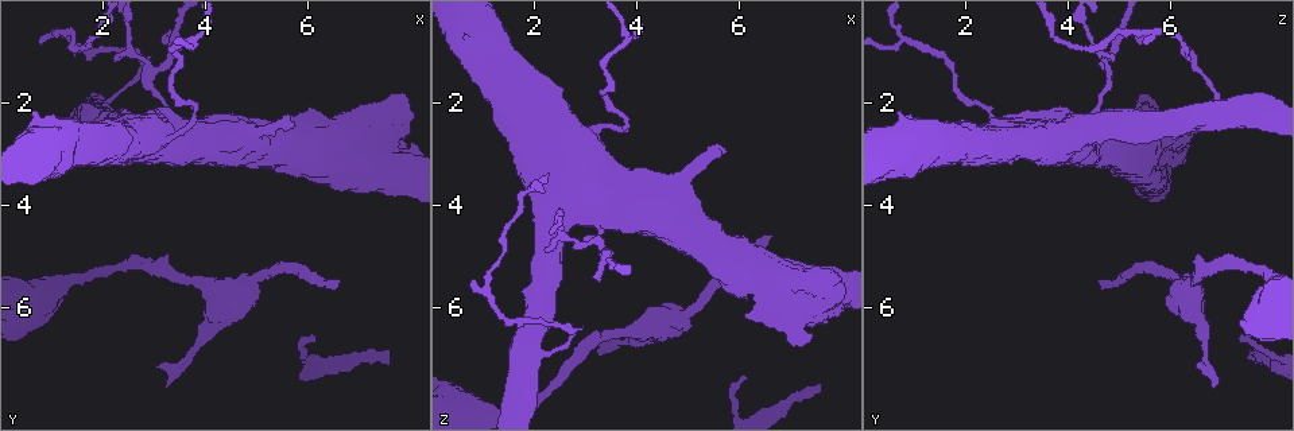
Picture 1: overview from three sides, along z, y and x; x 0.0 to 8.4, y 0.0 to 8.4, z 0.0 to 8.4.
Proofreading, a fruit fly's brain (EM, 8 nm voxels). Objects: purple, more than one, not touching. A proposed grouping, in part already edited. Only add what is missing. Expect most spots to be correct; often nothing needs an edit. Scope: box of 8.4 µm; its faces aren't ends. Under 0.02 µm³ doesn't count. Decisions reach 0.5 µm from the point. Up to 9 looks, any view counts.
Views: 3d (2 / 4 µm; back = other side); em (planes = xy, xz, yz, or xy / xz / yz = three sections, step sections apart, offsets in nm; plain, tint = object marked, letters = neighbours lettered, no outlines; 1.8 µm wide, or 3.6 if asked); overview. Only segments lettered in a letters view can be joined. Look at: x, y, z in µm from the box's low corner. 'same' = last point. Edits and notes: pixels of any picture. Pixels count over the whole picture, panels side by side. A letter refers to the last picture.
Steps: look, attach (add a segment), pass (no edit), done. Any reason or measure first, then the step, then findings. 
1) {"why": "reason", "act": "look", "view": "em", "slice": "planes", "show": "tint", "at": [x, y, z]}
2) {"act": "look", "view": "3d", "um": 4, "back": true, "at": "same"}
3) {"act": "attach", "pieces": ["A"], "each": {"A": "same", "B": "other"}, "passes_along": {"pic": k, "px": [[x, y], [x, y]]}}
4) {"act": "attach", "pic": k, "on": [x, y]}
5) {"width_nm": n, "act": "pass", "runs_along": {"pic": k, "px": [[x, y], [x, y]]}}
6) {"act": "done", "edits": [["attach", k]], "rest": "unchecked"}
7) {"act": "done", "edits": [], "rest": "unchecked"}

{"why": "an open end", "act": "look", "view": "3d", "um": 2, "at": [7.55, 7.10, 7.70]}

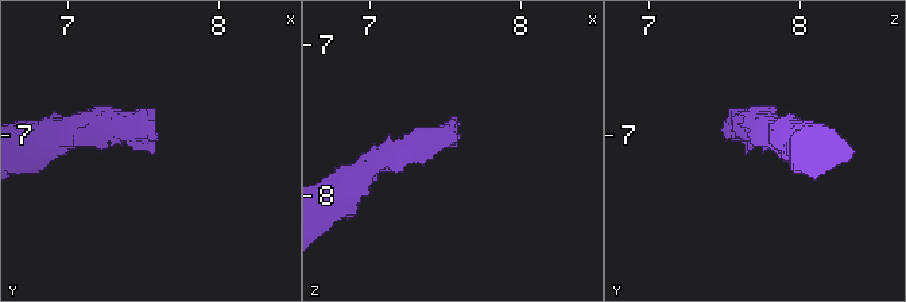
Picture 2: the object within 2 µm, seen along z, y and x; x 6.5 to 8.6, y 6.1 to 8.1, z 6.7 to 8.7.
{"why": "need the tissue", "act": "look", "view": "em", "slice": "planes", "show": "plain", "at": [7.56, 7.14, 7.64]}

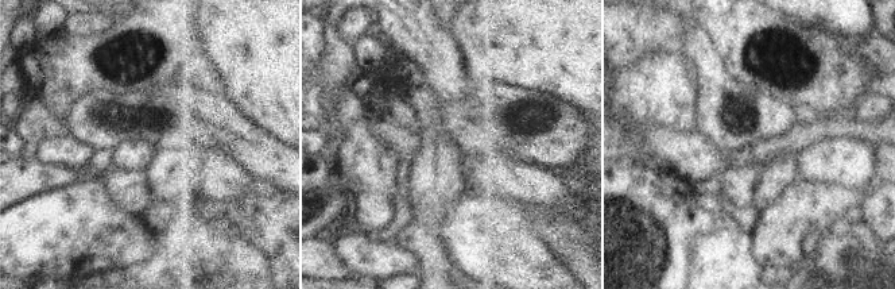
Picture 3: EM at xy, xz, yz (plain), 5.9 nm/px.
{"why": "see the neighbours", "act": "look", "view": "em", "slice": "planes", "show": "letters", "at": "same"}

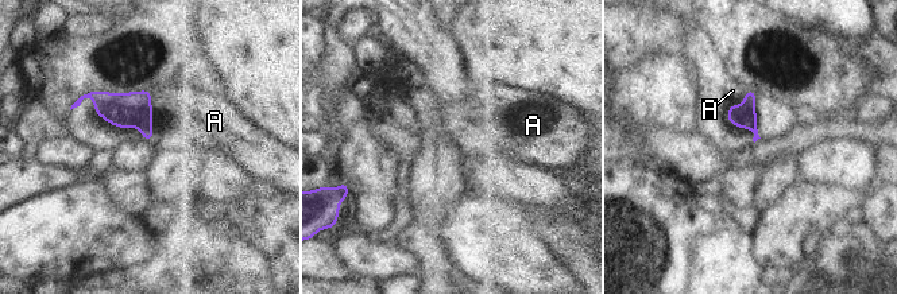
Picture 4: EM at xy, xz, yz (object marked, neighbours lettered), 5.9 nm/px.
{"width_nm": 110, "act": "attach", "pieces": ["A"], "each": {"A": "same"}, "found": "the cell continues"}

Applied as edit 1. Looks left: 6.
{"why": "thick turns thin", "act": "look", "view": "em", "um": 3.6, "slice": "xz", "step": 16, "show": "tint", "at": [3.95, 6.65, 6.65]}

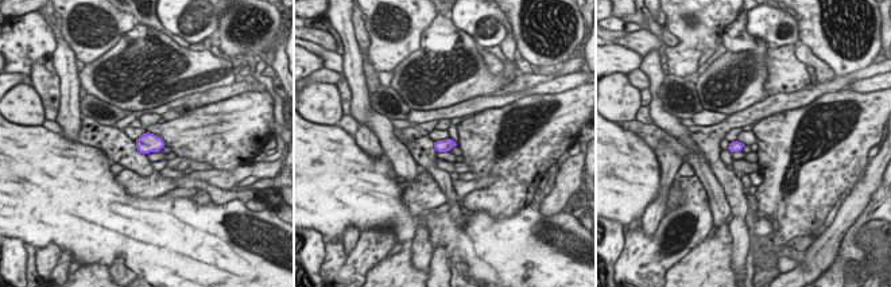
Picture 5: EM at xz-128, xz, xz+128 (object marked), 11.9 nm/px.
{"why": "another direction", "act": "look", "view": "em", "um": 3.6, "slice": "planes", "show": "letters", "at": "same"}

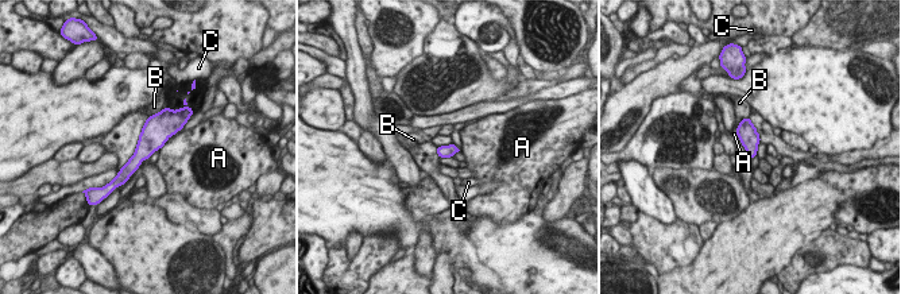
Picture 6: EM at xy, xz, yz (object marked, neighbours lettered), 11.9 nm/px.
{"longest_contact_nm": ["A", 380], "act": "pass", "each": {"A": "other", "B": "other", "C": "other"}, "runs_along": {"pic": 6, "px": [[170, 120], [149, 142], [122, 180]]}, "found": "none of them fits"}

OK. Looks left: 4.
{"why": "a narrow waist", "act": "look", "view": "3d", "um": 4, "at": [3.75, 2.20, 2.45]}

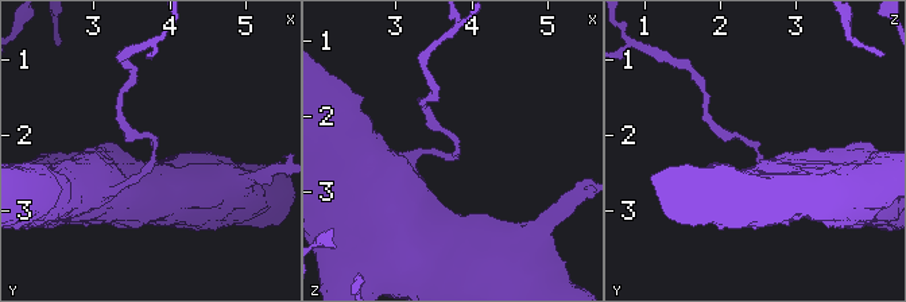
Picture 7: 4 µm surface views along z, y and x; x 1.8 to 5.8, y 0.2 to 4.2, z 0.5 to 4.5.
{"why": "need the tissue", "act": "look", "view": "em", "slice": "planes", "show": "tint", "at": [3.80, 2.20, 2.40]}

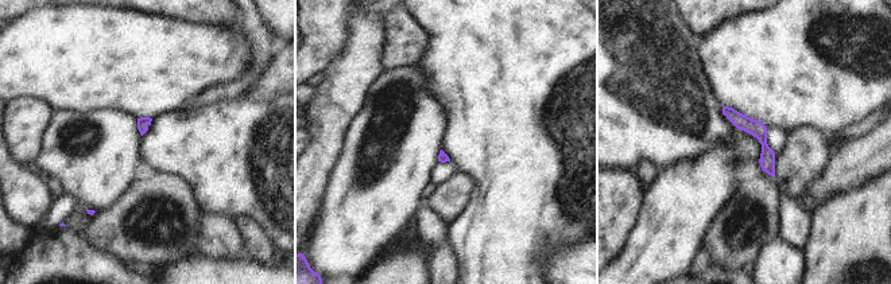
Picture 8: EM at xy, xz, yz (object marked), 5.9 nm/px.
{"why": "what lies round it", "act": "look", "view": "em", "slice": "planes", "show": "letters", "at": "same"}

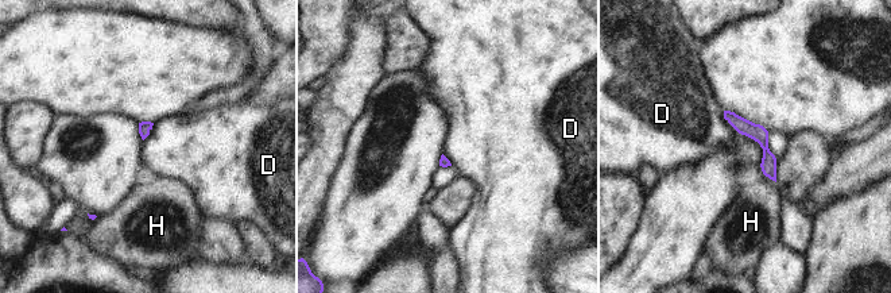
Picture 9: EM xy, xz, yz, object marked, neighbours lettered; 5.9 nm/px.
{"act": "pass", "each": {"D": "other", "H": "other"}, "found": "no lettered segment goes on from it"}

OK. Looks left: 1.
{"act": "done", "edits": [["attach", 4]], "rest": "unchecked"}

